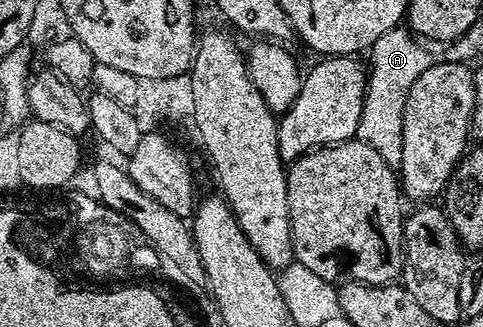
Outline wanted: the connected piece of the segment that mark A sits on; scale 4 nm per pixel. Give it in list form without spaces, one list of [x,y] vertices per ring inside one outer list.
[[[398,27],[387,31],[387,35],[379,35],[371,50],[373,58],[367,61],[365,98],[363,111],[359,115],[357,137],[375,147],[386,163],[394,167],[400,166],[403,159],[403,111],[409,88],[435,60],[435,54],[420,44],[424,45],[408,28]]]

